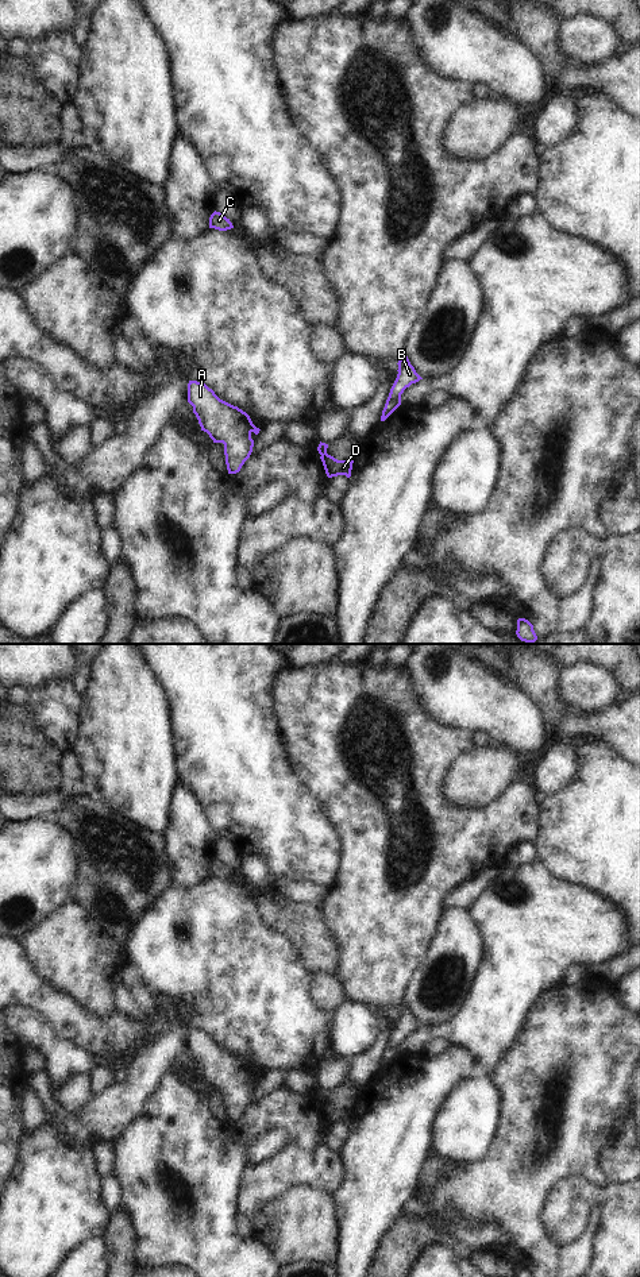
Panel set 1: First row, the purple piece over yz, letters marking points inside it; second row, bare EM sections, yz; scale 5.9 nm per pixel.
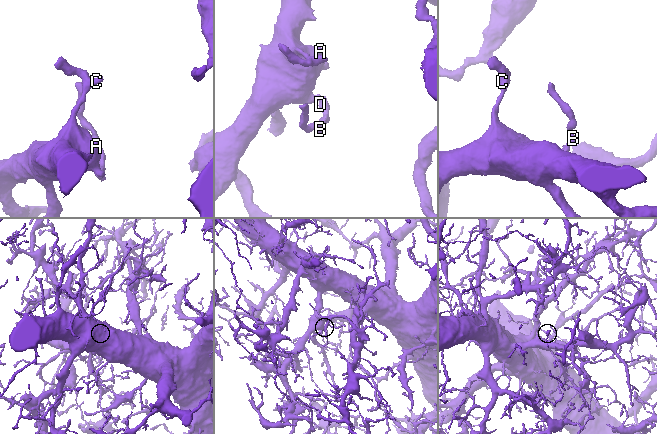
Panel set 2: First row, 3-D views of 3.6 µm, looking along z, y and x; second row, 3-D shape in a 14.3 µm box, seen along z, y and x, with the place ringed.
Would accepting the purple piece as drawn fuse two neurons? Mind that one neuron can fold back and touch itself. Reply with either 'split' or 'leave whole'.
split

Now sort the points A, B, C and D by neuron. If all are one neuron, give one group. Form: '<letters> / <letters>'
A C / B D

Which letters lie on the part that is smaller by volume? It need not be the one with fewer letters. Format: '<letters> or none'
B, D

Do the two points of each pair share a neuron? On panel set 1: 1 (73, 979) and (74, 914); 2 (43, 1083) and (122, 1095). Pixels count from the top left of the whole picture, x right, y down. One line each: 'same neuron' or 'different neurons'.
1: same neuron
2: same neuron

